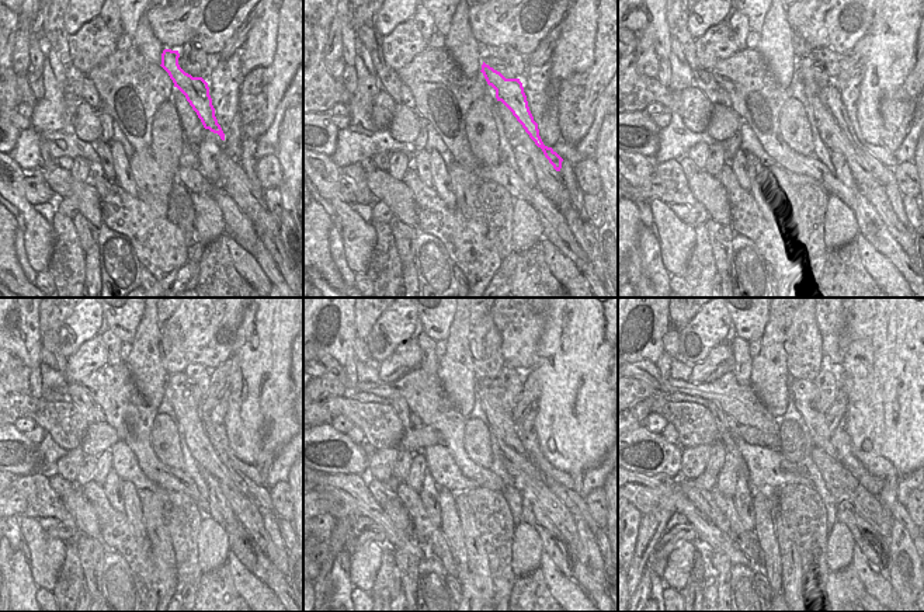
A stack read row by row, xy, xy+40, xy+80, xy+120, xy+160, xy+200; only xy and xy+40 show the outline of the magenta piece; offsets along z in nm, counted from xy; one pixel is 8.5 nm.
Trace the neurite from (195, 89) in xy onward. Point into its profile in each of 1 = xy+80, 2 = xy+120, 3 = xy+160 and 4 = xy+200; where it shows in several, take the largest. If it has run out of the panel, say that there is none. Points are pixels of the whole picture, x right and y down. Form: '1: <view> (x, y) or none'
1: xy+80 (830, 96)
2: xy+120 (259, 494)
3: xy+160 (575, 501)
4: xy+200 (898, 513)

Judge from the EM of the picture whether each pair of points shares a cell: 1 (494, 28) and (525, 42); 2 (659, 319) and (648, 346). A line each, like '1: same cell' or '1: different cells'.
1: same cell
2: same cell

